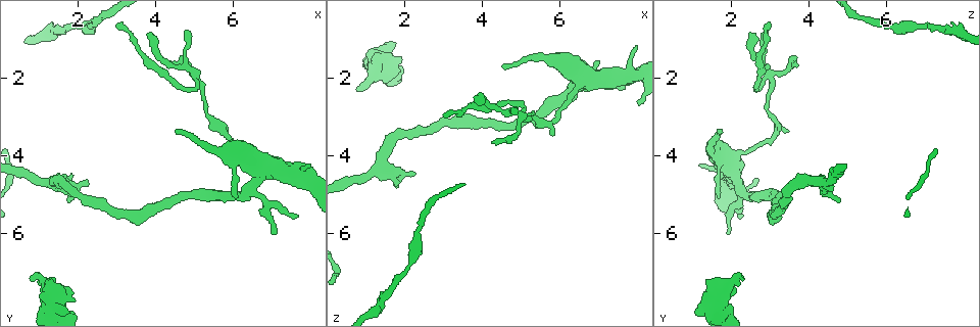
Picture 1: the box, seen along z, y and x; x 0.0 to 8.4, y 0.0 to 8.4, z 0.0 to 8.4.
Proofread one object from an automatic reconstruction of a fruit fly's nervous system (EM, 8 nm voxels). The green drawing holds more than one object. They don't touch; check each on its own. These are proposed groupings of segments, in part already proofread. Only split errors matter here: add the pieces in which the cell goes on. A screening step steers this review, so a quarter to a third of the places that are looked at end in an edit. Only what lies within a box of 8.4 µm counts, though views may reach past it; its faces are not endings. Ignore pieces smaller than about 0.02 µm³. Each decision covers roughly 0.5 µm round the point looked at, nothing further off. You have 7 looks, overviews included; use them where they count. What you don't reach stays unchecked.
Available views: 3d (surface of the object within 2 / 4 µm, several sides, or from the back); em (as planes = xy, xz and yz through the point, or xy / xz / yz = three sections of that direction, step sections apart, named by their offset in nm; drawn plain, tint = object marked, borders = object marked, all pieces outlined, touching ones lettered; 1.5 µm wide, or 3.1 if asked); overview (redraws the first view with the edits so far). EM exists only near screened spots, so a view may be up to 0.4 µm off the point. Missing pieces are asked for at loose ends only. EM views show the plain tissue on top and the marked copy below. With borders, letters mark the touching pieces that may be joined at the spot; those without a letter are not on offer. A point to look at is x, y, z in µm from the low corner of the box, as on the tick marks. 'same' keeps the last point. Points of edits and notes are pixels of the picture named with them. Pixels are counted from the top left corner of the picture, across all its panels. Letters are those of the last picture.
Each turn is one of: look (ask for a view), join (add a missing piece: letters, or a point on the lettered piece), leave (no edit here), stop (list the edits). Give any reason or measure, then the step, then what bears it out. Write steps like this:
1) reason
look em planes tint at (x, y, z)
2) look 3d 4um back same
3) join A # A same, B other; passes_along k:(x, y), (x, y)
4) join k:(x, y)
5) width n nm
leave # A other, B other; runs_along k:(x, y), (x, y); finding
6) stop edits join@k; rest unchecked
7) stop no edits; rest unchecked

branch stops here
look 3d 4um at (4.25, 1.60, 3.70)

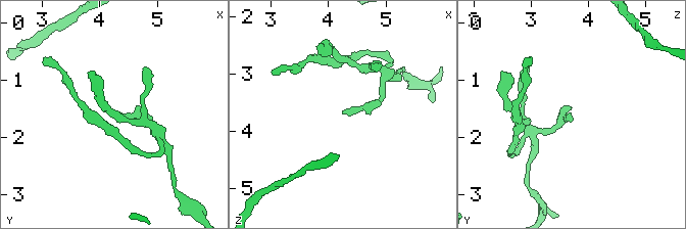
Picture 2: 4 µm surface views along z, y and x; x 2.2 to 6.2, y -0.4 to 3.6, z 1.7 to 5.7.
look em yz step 8 tint at (4.25, 1.60, 3.70)

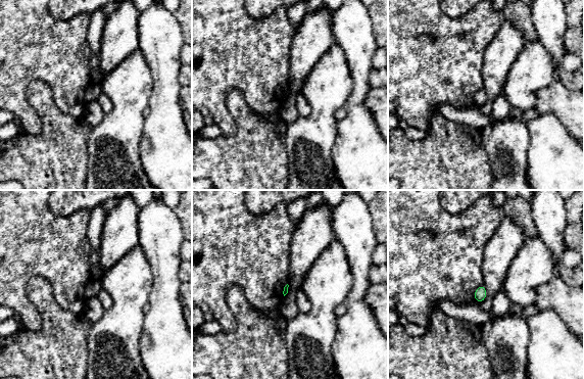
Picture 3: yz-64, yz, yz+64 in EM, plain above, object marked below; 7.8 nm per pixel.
look em planes borders same

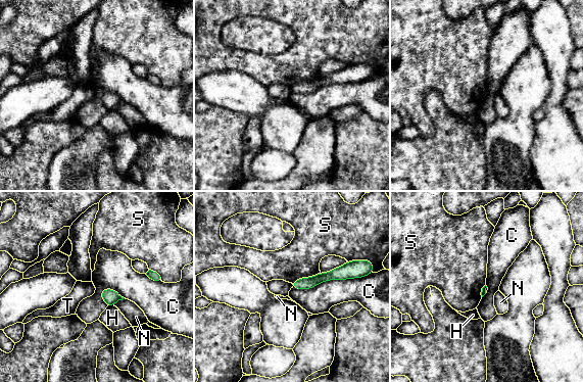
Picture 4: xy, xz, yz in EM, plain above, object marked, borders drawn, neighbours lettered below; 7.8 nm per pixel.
leave # C other, H other, N other, S other, T other; border 4:(361, 277), (292, 288); no lettered piece goes on from it

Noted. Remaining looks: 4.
an open end
look em planes borders at (0.80, 7.15, 2.30)

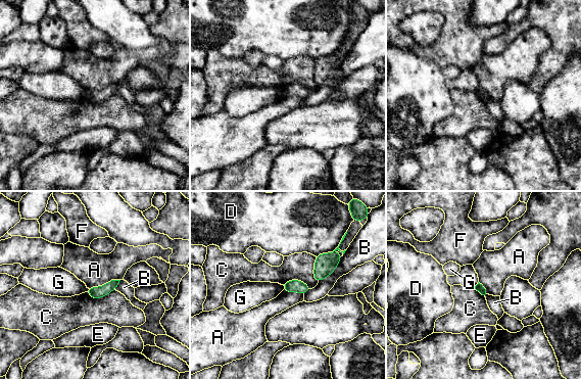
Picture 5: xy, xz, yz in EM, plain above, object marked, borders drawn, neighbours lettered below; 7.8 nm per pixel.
longest_contact B 360 nm
leave # A other, B other, C other, D other, E other, F other, G other; border 5:(119, 279), (88, 288); none of them fits

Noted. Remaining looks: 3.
an open end
look em planes borders at (6.10, 5.00, 1.70)

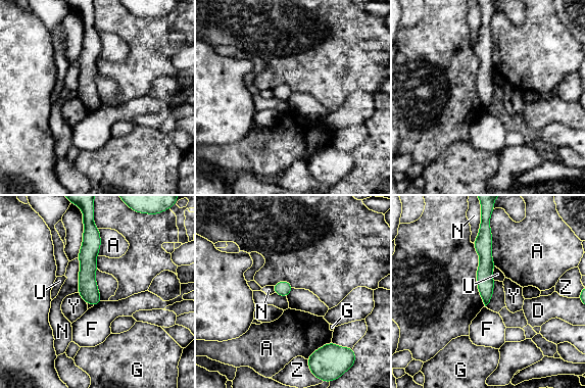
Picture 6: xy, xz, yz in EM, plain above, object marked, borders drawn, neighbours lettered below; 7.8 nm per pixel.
leave # A other, D other, F other, G other, N other, U other, Y other, Z other; no lettered piece goes on from it

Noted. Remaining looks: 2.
stop no edits; rest unchecked

